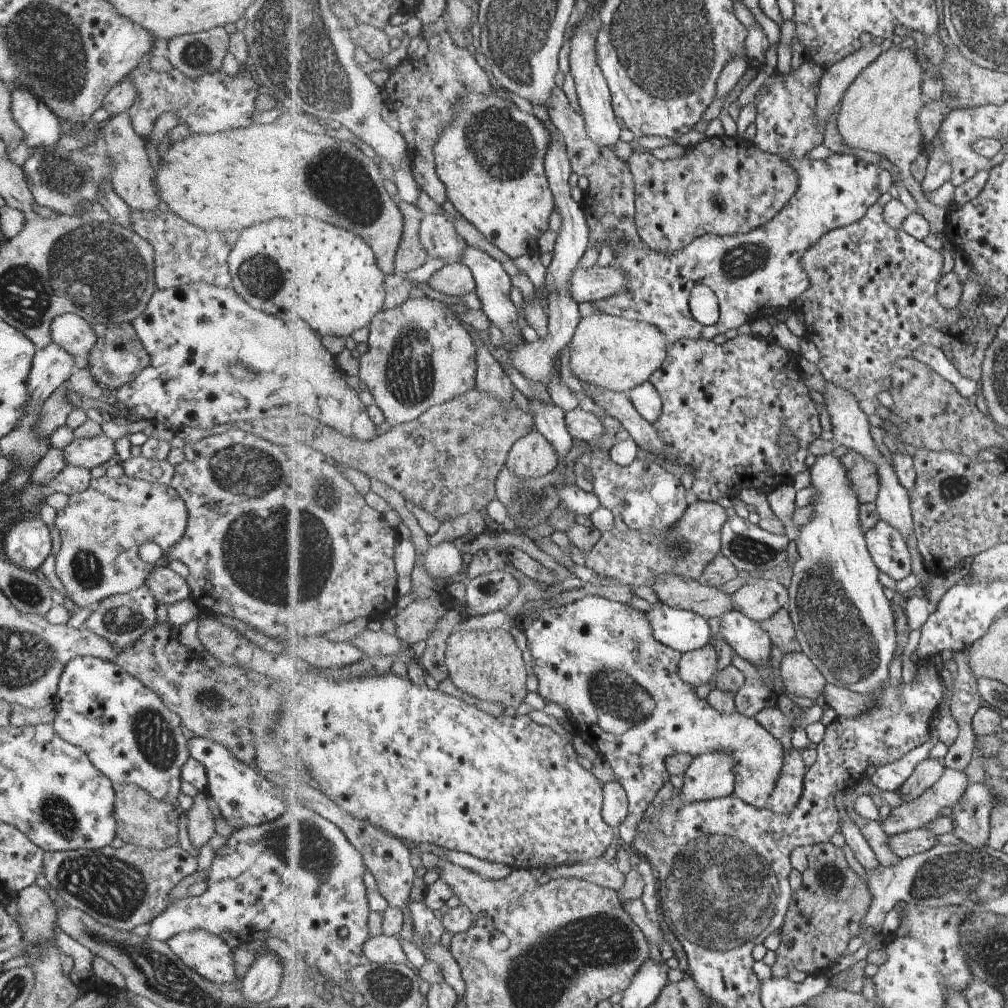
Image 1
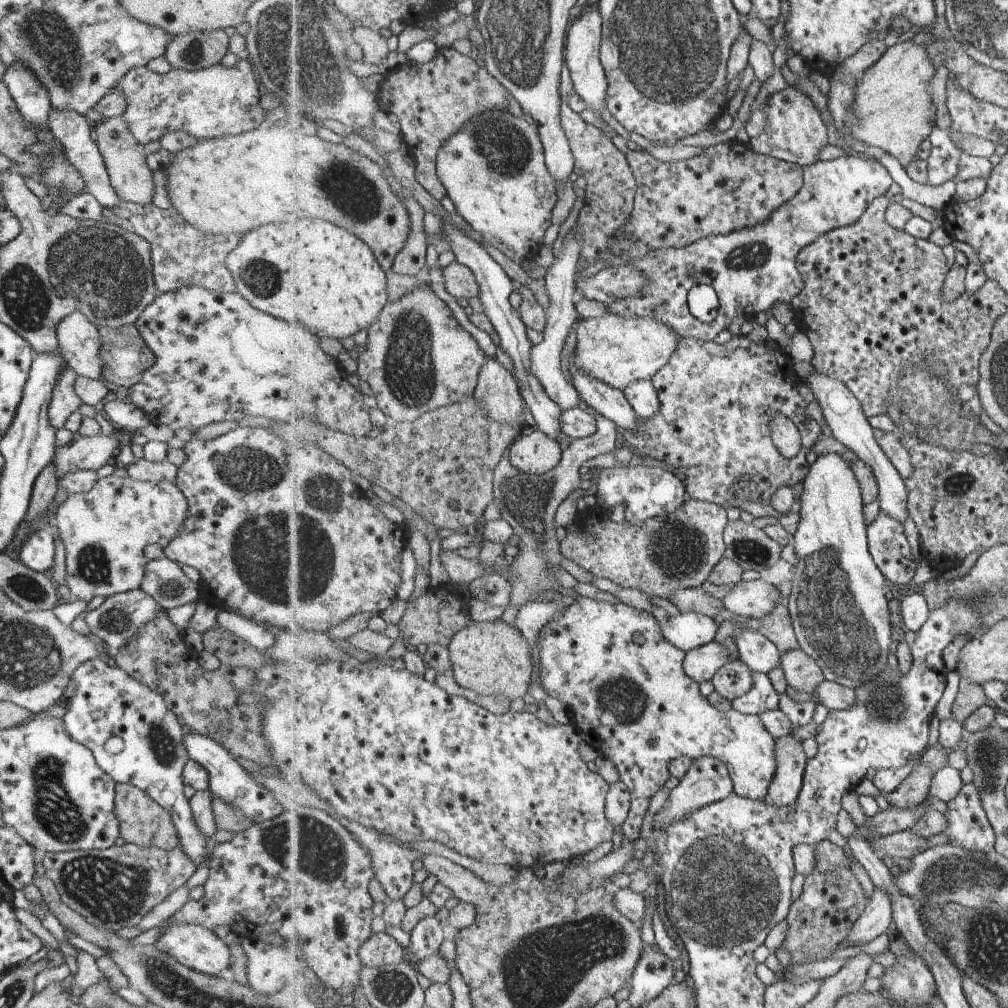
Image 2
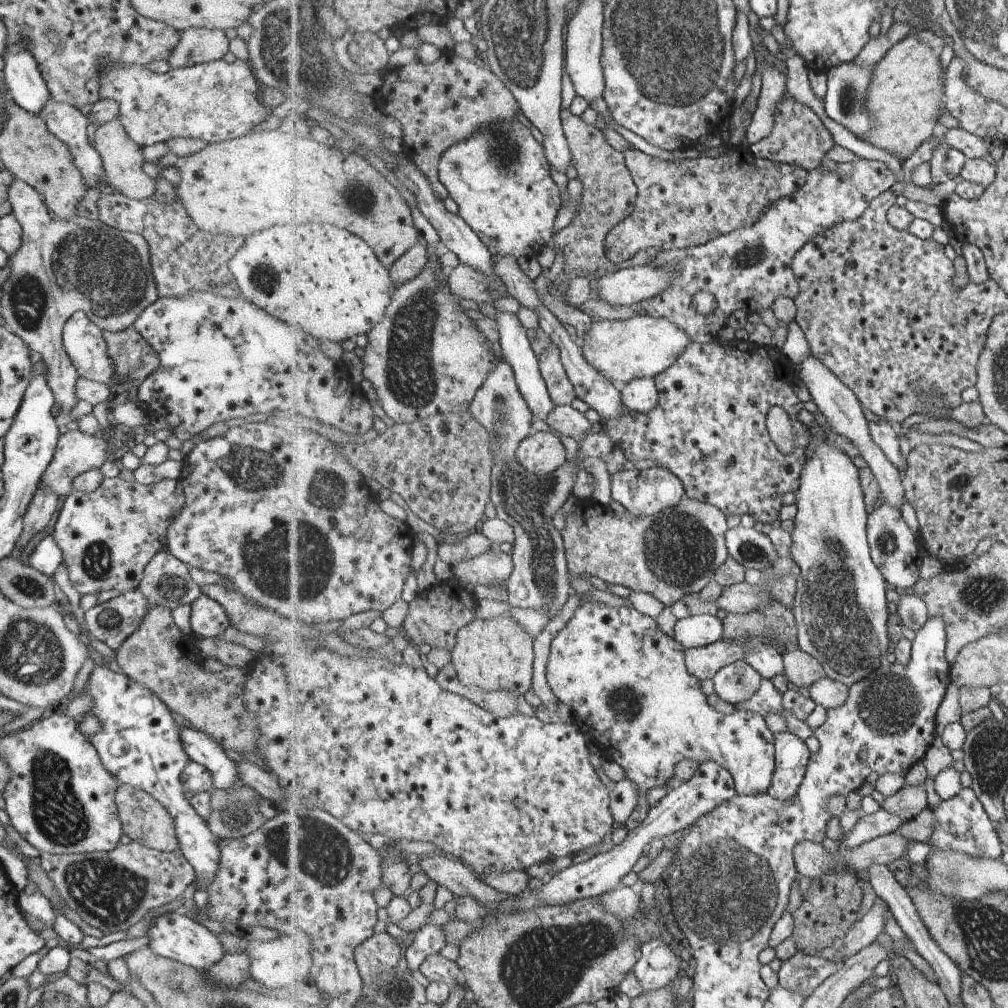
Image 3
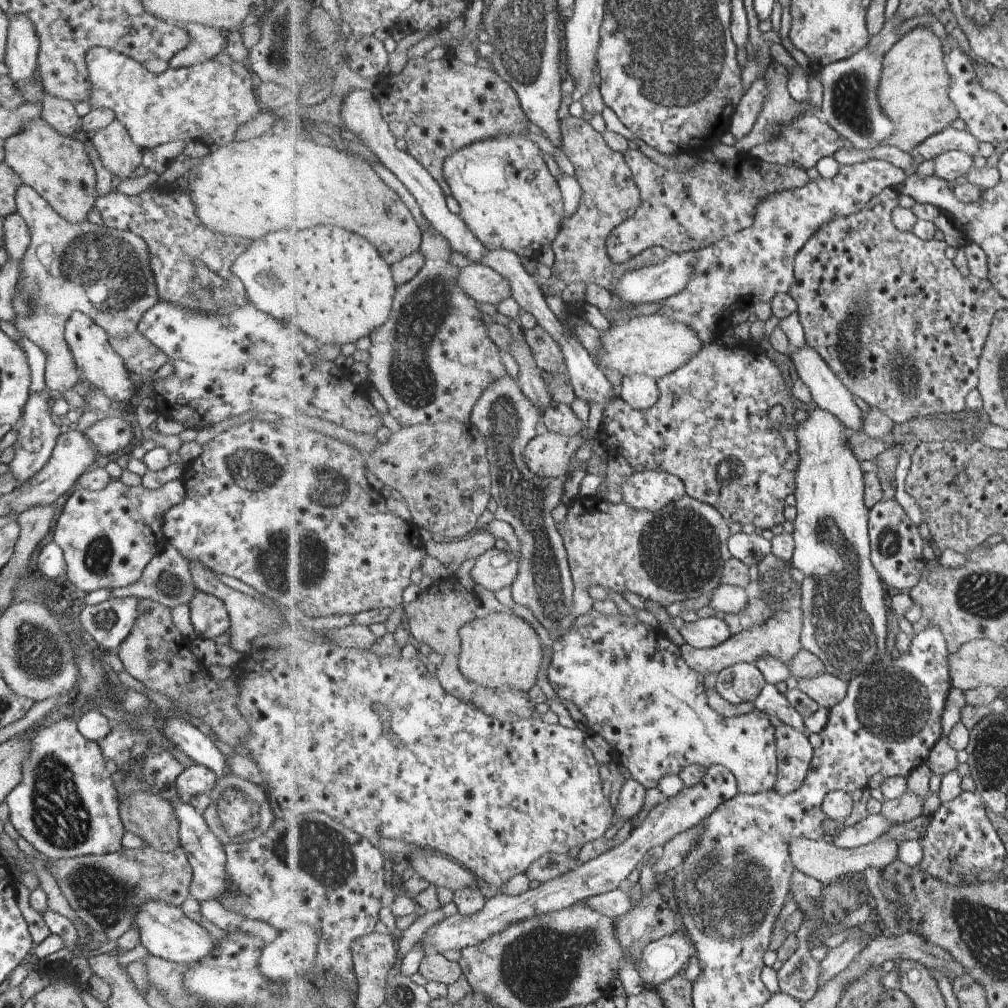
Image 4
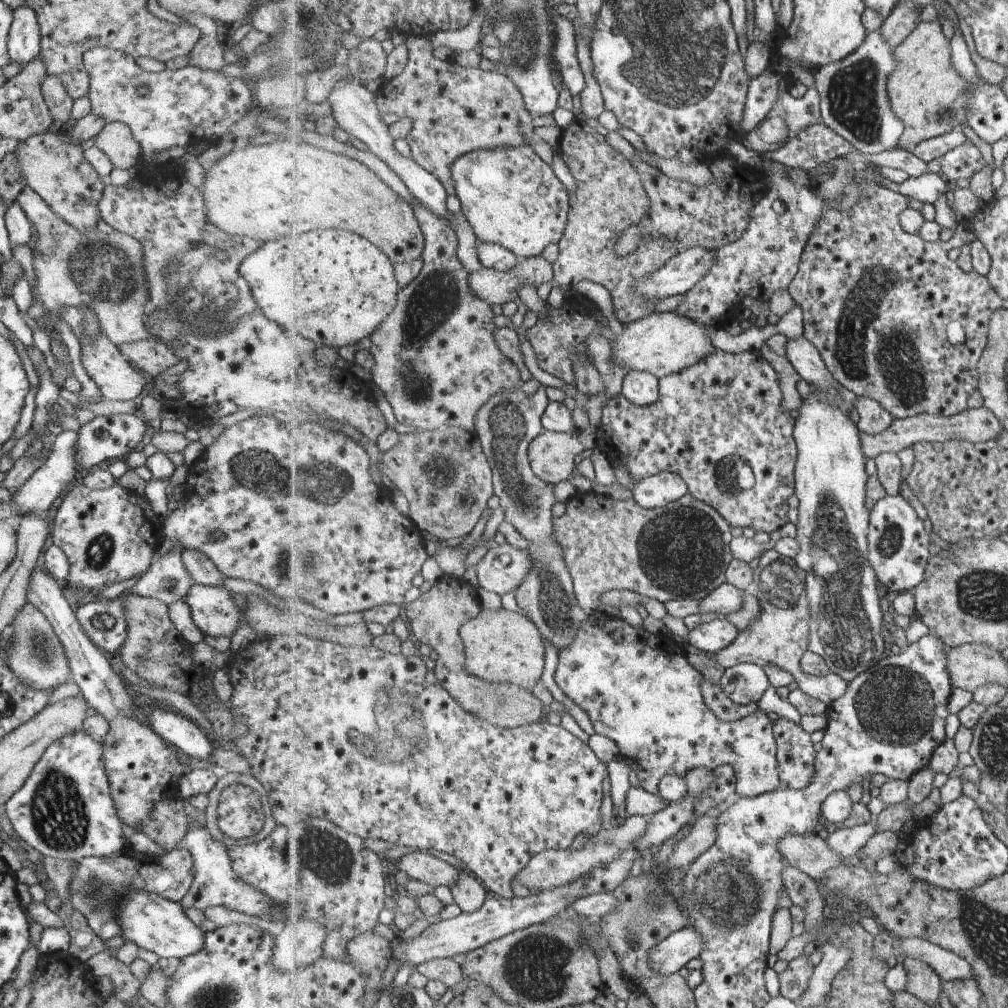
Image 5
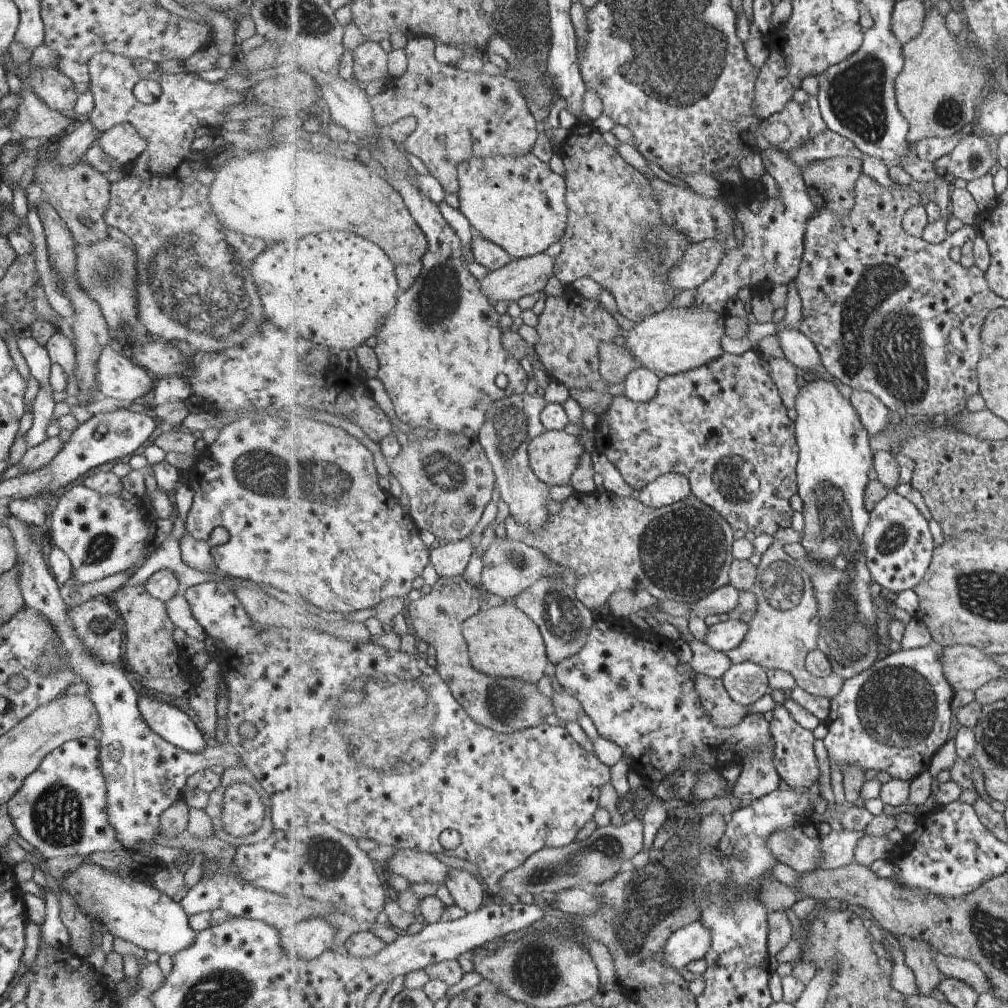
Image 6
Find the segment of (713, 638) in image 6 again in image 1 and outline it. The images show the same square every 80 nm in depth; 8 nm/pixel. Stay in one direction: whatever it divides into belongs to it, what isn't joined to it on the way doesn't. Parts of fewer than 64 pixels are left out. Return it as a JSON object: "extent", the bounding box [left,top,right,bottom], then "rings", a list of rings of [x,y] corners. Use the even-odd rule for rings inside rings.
{"extent":[646,602,711,653],"rings":[[[663,602],[650,606],[646,612],[659,642],[687,653],[705,648],[711,642],[711,626],[707,619],[691,611],[672,608]]]}

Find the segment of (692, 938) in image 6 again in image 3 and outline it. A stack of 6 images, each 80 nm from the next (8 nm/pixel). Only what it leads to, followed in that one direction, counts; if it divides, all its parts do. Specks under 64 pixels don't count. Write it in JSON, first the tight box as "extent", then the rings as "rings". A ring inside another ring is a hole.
{"extent":[634,938,681,992],"rings":[[[657,938],[644,942],[640,947],[639,958],[634,967],[635,978],[641,982],[643,992],[655,992],[665,989],[675,978],[678,978],[681,971],[681,956],[675,954],[673,946]]]}

